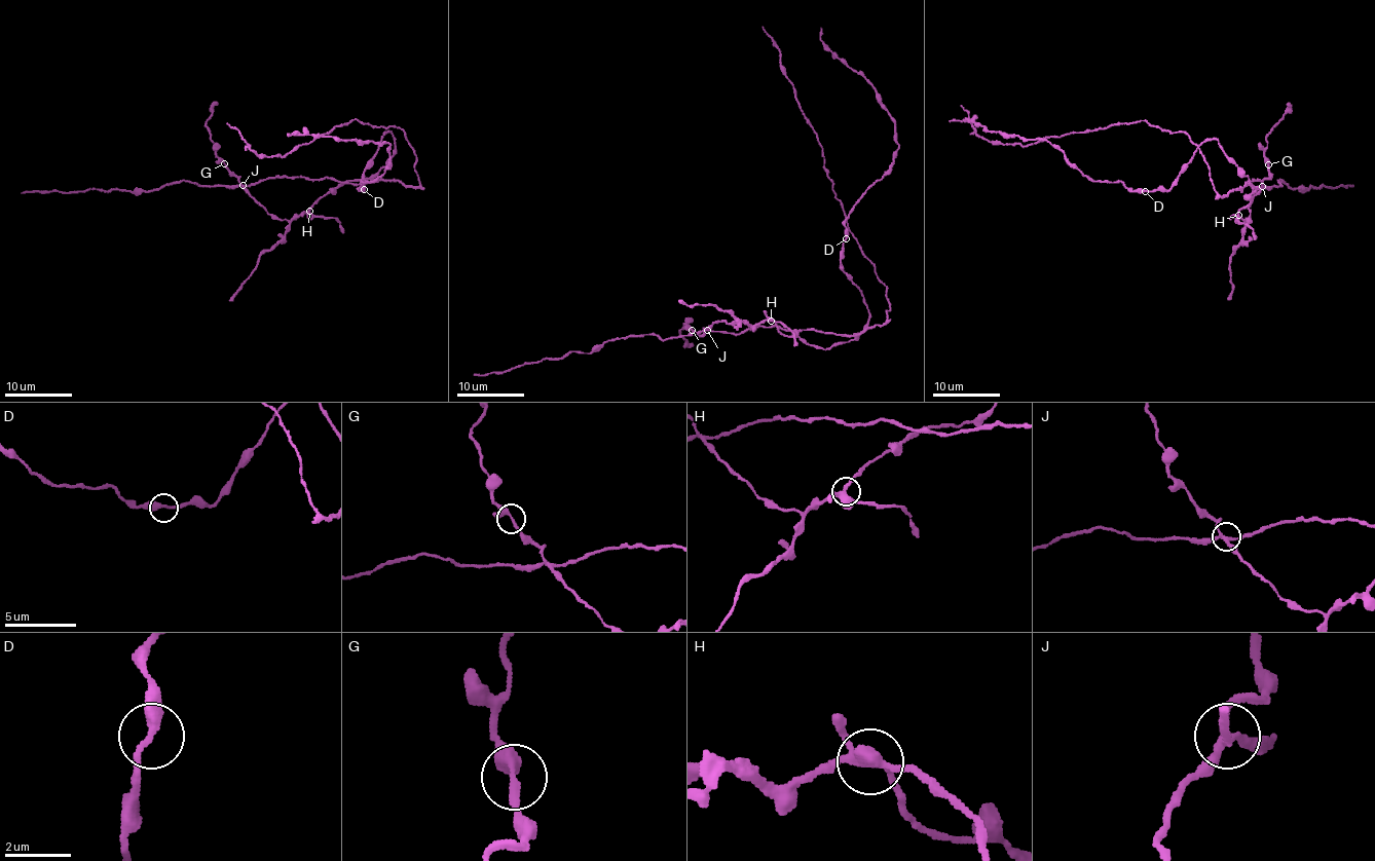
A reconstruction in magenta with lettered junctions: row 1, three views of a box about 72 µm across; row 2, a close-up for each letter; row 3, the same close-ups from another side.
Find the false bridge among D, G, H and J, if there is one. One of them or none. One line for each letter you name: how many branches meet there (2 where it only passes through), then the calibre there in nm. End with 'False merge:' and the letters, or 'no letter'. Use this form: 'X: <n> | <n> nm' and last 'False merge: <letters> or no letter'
J: 4 | 240 nm
False merge: J

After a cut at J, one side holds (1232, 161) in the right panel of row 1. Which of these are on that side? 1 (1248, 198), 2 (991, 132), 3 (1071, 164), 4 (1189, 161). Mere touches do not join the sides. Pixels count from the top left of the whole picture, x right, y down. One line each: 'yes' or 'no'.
1: yes
2: yes
3: yes
4: yes

